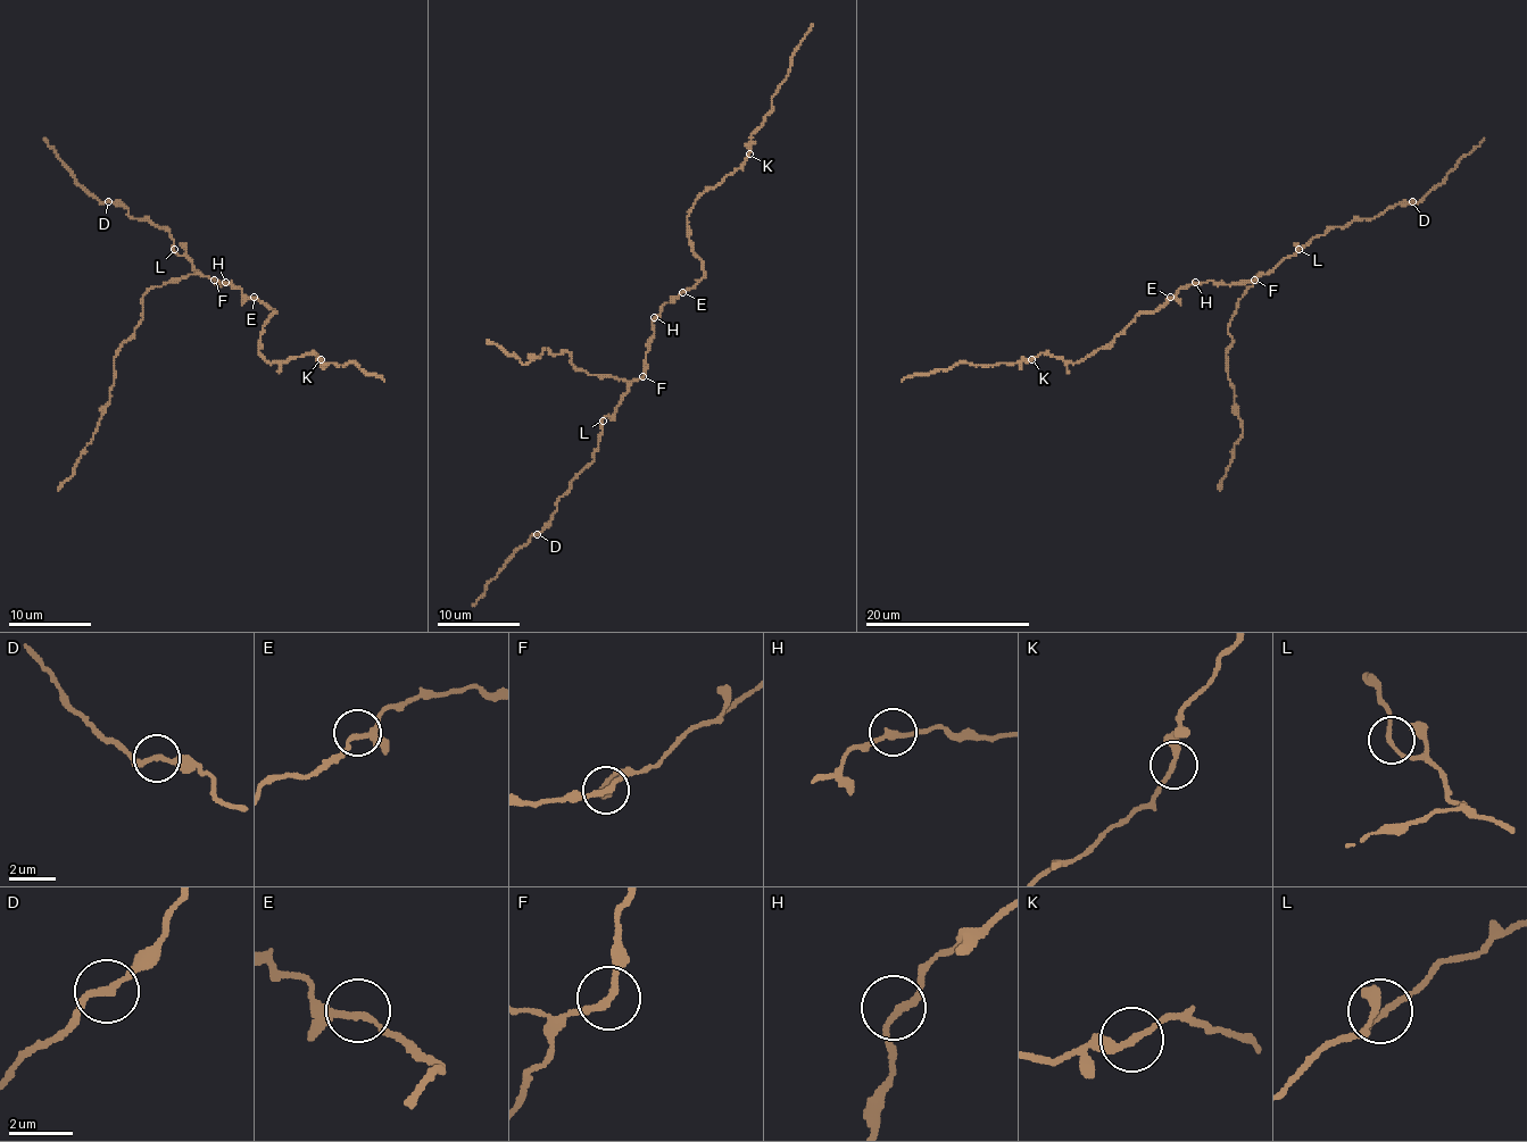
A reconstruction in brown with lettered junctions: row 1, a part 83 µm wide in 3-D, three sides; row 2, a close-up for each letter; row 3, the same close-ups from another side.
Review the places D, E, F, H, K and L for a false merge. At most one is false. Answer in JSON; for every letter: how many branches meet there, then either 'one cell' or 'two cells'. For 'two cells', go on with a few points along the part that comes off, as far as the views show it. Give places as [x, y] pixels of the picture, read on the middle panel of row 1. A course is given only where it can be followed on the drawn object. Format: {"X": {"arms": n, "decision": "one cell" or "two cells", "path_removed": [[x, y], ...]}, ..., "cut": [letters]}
{"D": {"arms": 2, "decision": "one cell"}, "E": {"arms": 2, "decision": "one cell"}, "F": {"arms": 2, "decision": "one cell"}, "H": {"arms": 2, "decision": "one cell"}, "K": {"arms": 2, "decision": "one cell"}, "L": {"arms": 2, "decision": "one cell"}, "cut": []}

